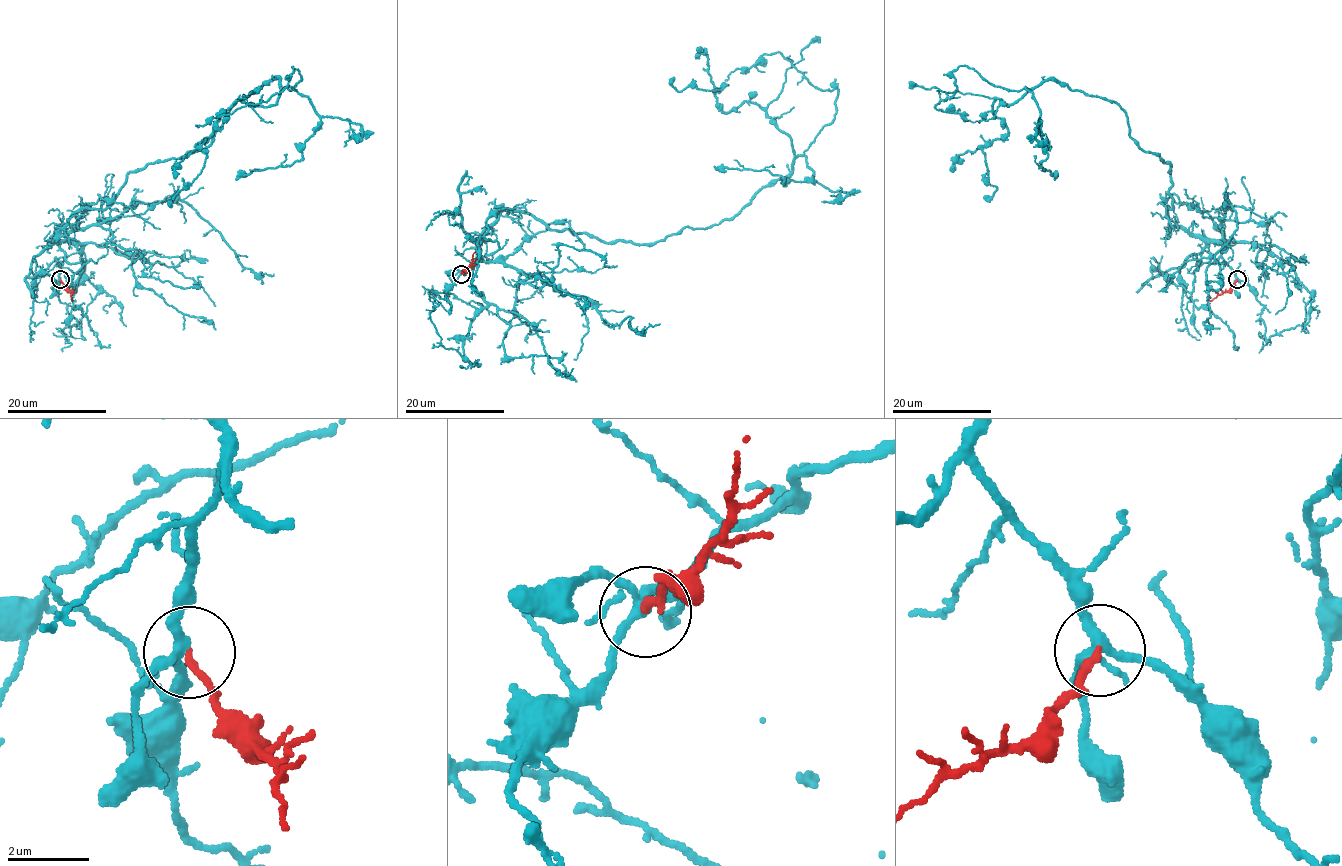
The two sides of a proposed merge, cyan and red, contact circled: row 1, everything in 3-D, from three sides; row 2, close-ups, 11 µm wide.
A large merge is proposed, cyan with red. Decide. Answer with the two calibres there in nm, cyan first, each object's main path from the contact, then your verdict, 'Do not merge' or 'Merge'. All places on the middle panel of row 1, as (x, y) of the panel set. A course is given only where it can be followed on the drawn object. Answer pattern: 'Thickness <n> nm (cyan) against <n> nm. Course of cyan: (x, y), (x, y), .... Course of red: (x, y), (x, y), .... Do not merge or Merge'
Thickness 240 nm (cyan) against 160 nm. Course of cyan: (460, 273), (505, 210), (605, 242), (729, 220), (791, 170), (838, 91), (779, 52), (724, 81). Course of red: (461, 273), (475, 252). Do not merge

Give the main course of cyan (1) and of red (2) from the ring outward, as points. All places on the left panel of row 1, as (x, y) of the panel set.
1: (59, 279), (52, 239), (77, 212), (203, 150), (238, 100), (298, 71), (195, 126)
2: (60, 279), (73, 300)

